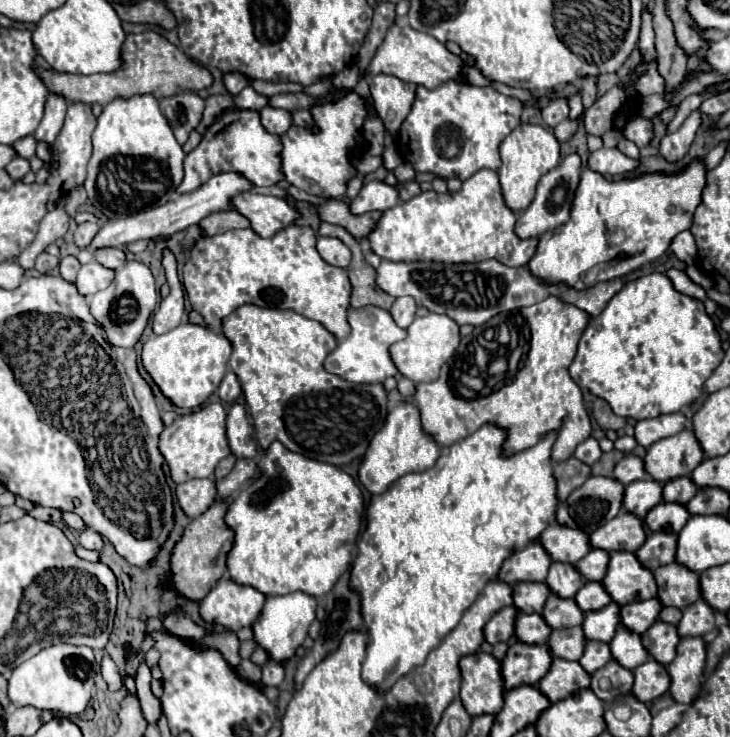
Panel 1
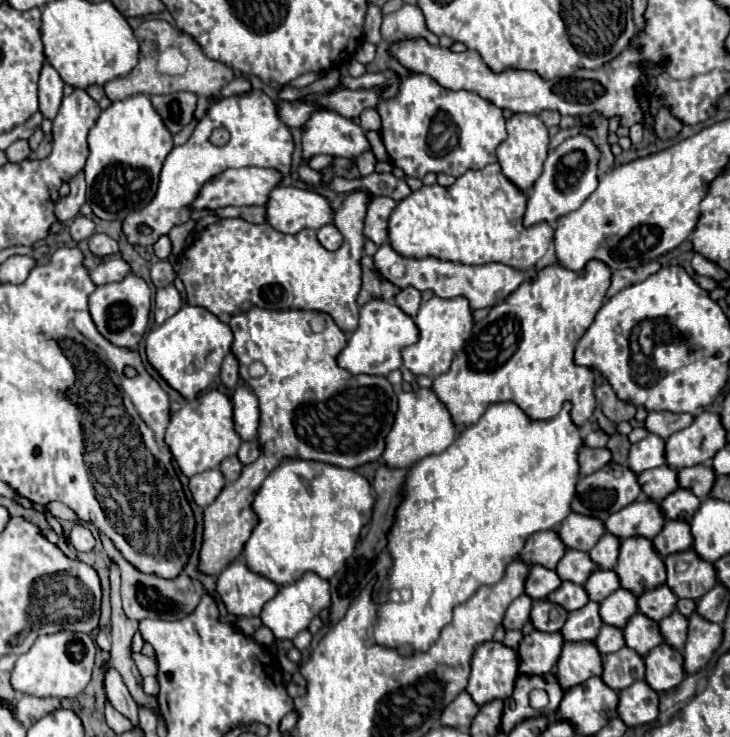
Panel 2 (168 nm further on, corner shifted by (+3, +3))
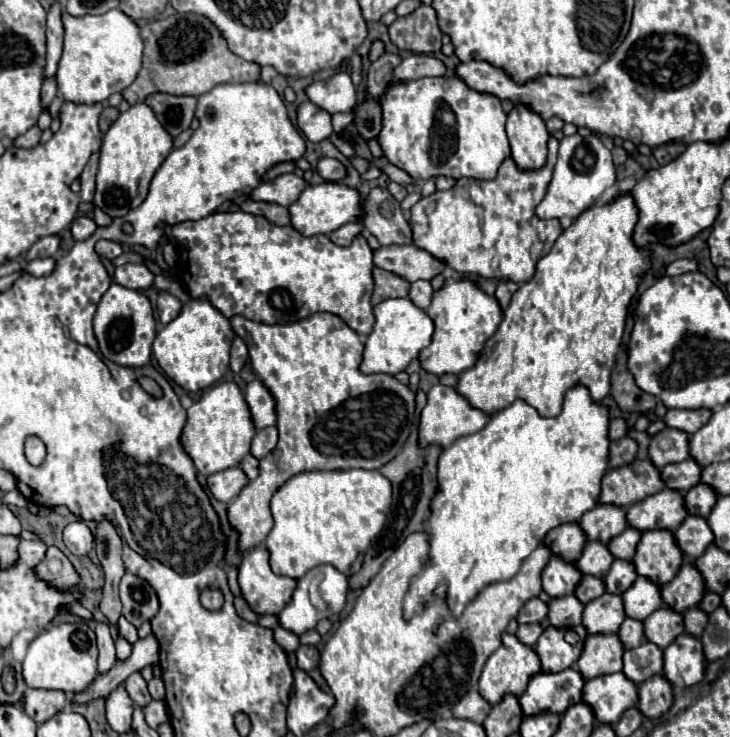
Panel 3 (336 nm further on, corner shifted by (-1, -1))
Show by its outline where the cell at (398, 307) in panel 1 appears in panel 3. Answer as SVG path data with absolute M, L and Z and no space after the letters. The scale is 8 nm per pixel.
M420 280L420 282L412 282L412 286L410 286L410 300L418 306L418 308L422 308L422 310L426 310L428 306L430 306L430 298L432 298L432 286L430 286L430 282L428 280Z

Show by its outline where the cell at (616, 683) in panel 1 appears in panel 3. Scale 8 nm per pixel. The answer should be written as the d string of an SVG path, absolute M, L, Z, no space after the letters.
M644 642L638 648L624 652L624 670L622 672L636 684L660 674L662 666L664 666L662 650L652 642Z

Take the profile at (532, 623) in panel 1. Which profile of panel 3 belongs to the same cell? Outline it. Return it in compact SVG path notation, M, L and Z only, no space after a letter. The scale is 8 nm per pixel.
M562 596L550 600L548 618L556 628L574 628L582 622L584 604L576 596Z

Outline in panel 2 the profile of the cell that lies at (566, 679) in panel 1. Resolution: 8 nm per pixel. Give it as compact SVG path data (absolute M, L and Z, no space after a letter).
M566 642L564 644L558 664L556 664L556 678L560 686L564 686L564 690L578 686L580 682L586 682L592 676L600 676L600 672L602 672L602 656L592 642Z

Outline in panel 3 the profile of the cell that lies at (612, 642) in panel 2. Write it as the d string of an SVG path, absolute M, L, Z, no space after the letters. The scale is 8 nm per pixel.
M626 618L618 630L620 640L626 648L636 648L640 646L646 638L644 638L644 622L636 620L636 618Z

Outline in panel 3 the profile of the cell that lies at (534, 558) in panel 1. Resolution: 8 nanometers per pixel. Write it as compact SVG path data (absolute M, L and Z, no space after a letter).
M568 522L568 524L556 526L554 530L550 530L544 538L544 544L560 558L576 562L582 554L586 538L584 538L584 530L580 530L578 522Z

